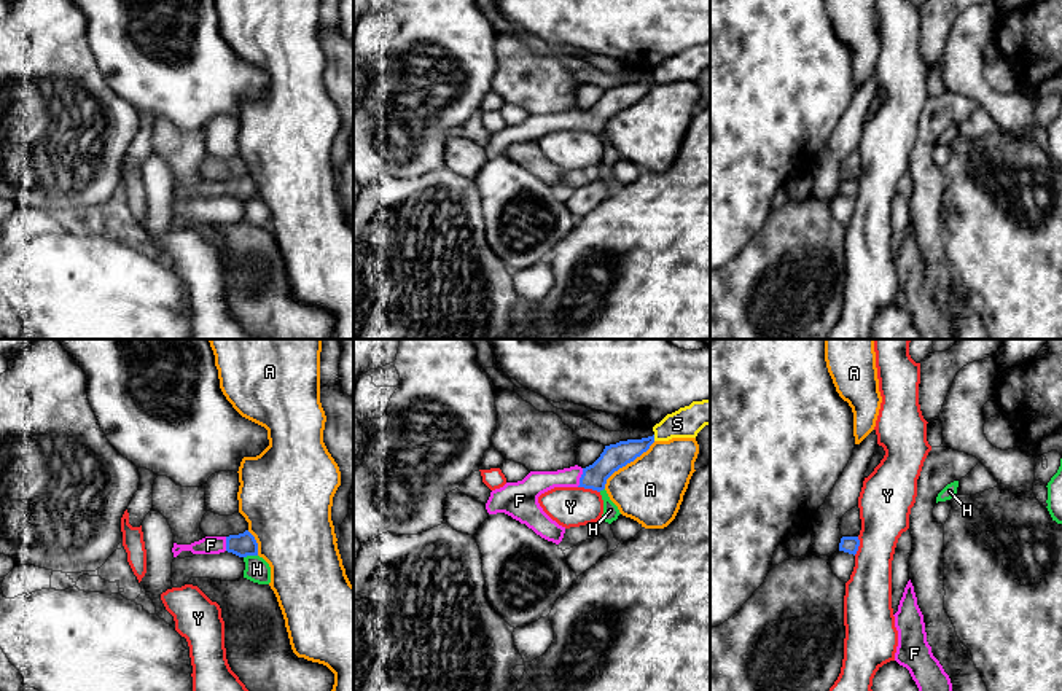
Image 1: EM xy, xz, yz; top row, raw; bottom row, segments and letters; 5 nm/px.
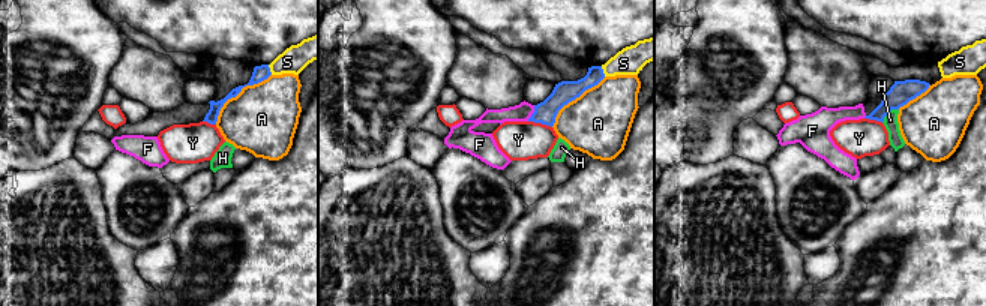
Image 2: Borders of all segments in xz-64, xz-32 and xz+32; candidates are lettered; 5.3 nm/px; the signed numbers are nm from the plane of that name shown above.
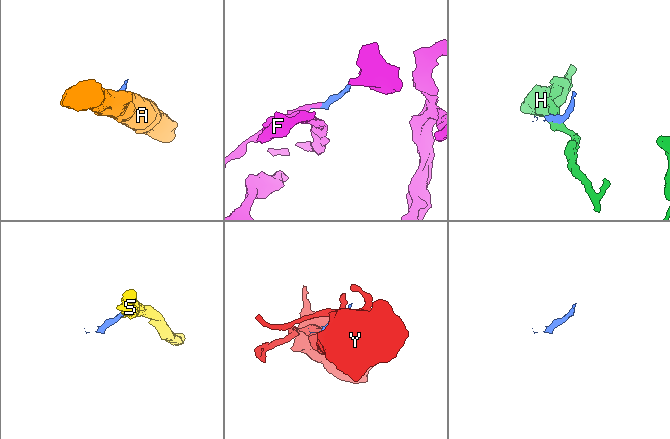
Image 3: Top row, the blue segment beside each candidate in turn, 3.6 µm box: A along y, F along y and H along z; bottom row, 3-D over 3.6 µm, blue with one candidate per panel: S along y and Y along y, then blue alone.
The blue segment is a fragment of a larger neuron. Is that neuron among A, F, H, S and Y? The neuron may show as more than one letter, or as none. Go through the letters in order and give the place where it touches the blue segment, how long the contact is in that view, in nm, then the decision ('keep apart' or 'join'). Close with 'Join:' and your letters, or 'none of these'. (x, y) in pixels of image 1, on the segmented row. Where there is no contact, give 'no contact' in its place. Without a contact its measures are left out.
A: xz (626, 464) | 360 nm | keep apart
F: xz (580, 478) | 100 nm | join
H: xy (250, 554) | 70 nm | keep apart
S: xz (653, 438) | 30 nm | keep apart
Y: xz (589, 487) | 120 nm | keep apart
Join: F

